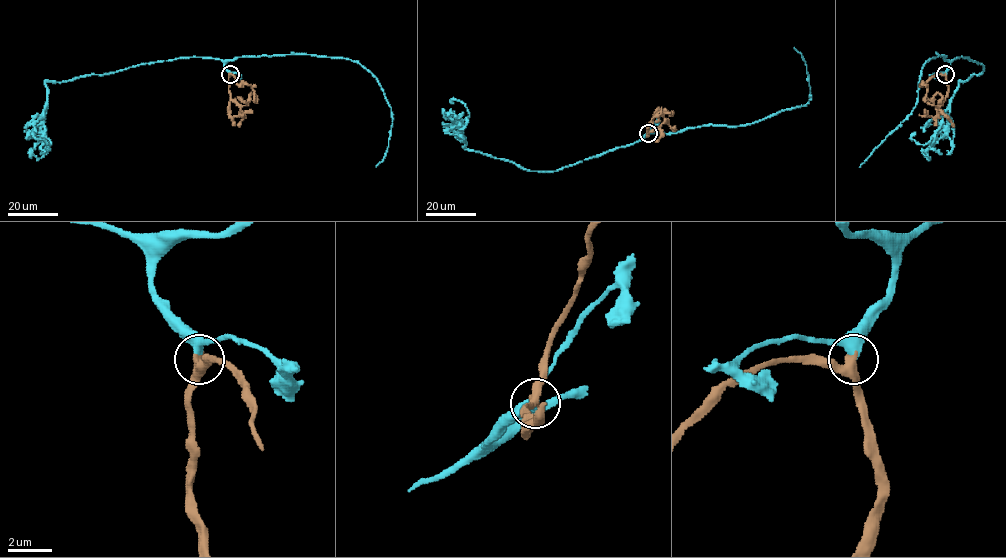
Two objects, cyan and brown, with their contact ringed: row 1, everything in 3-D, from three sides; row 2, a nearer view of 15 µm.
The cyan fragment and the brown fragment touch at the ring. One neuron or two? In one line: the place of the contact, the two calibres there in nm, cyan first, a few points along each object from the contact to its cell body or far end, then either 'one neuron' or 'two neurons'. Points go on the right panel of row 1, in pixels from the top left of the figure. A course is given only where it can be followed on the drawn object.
place (945, 74); calibres 320 and 380 nm; course cyan (946, 74), (959, 57), (984, 69), (959, 81), (932, 138), (918, 144), (911, 138), (916, 132); course brown (946, 74), (946, 98), (936, 106), (933, 96), (939, 93), (942, 96), (940, 103); one neuron

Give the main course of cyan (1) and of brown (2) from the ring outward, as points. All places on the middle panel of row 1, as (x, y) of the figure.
1: (647, 134), (637, 142), (553, 171), (526, 170), (463, 147), (462, 121), (468, 110), (456, 100), (451, 104)
2: (647, 134), (647, 136), (667, 121), (675, 129), (672, 128)

